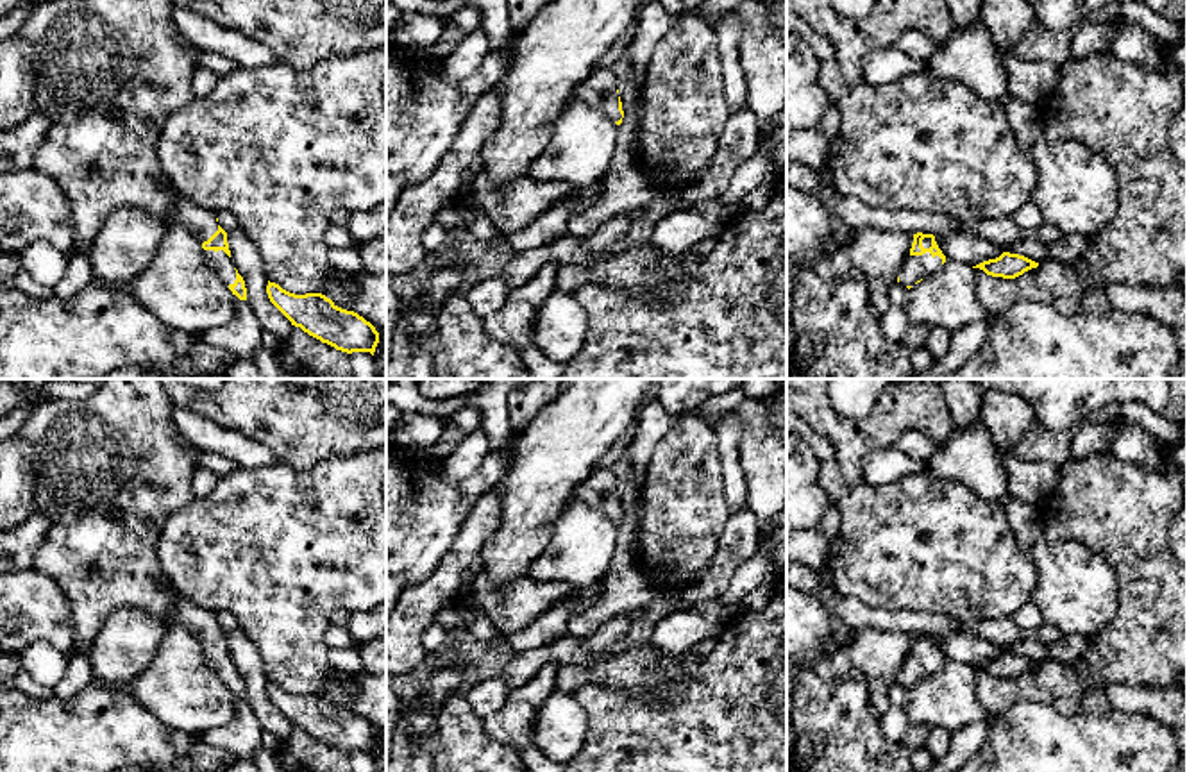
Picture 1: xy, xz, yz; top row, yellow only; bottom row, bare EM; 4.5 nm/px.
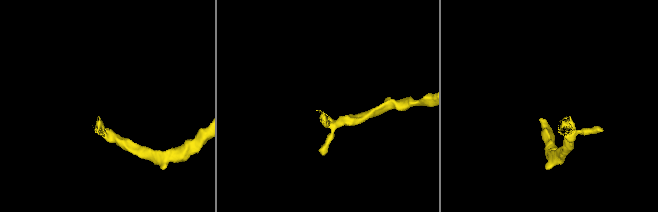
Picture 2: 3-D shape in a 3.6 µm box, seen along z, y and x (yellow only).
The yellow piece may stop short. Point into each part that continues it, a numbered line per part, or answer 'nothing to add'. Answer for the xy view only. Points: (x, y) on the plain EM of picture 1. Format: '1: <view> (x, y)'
1: xy (220, 663)

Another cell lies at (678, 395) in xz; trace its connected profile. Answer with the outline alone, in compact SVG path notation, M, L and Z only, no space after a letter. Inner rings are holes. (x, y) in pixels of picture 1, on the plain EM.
M656 379L652 397L674 415L690 415L713 397L742 388L747 379Z

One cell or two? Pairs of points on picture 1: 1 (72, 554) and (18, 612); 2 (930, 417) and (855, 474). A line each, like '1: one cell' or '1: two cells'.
1: two cells
2: one cell

